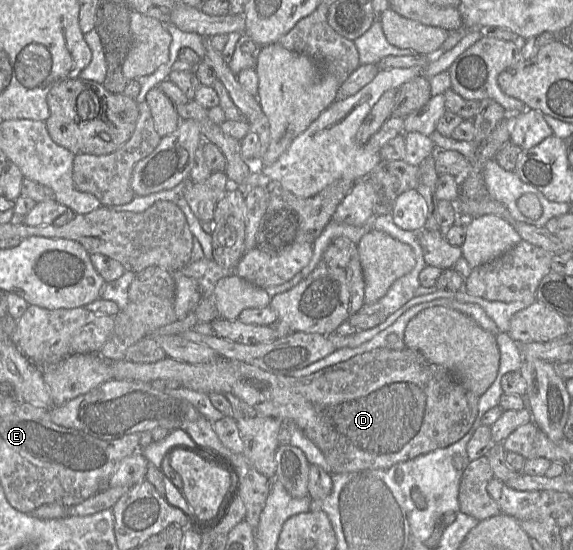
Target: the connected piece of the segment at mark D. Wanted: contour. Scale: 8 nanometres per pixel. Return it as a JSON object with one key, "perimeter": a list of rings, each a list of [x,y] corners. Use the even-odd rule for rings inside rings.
{"perimeter":[[[407,347],[402,350],[377,348],[299,378],[275,375],[224,357],[203,364],[186,363],[171,357],[153,363],[105,360],[112,368],[112,380],[150,383],[157,379],[175,379],[190,390],[222,394],[231,404],[235,421],[255,417],[292,421],[321,450],[334,474],[388,469],[419,455],[446,448],[468,433],[478,412],[477,395],[466,390],[445,368],[429,362],[421,353]]]}

